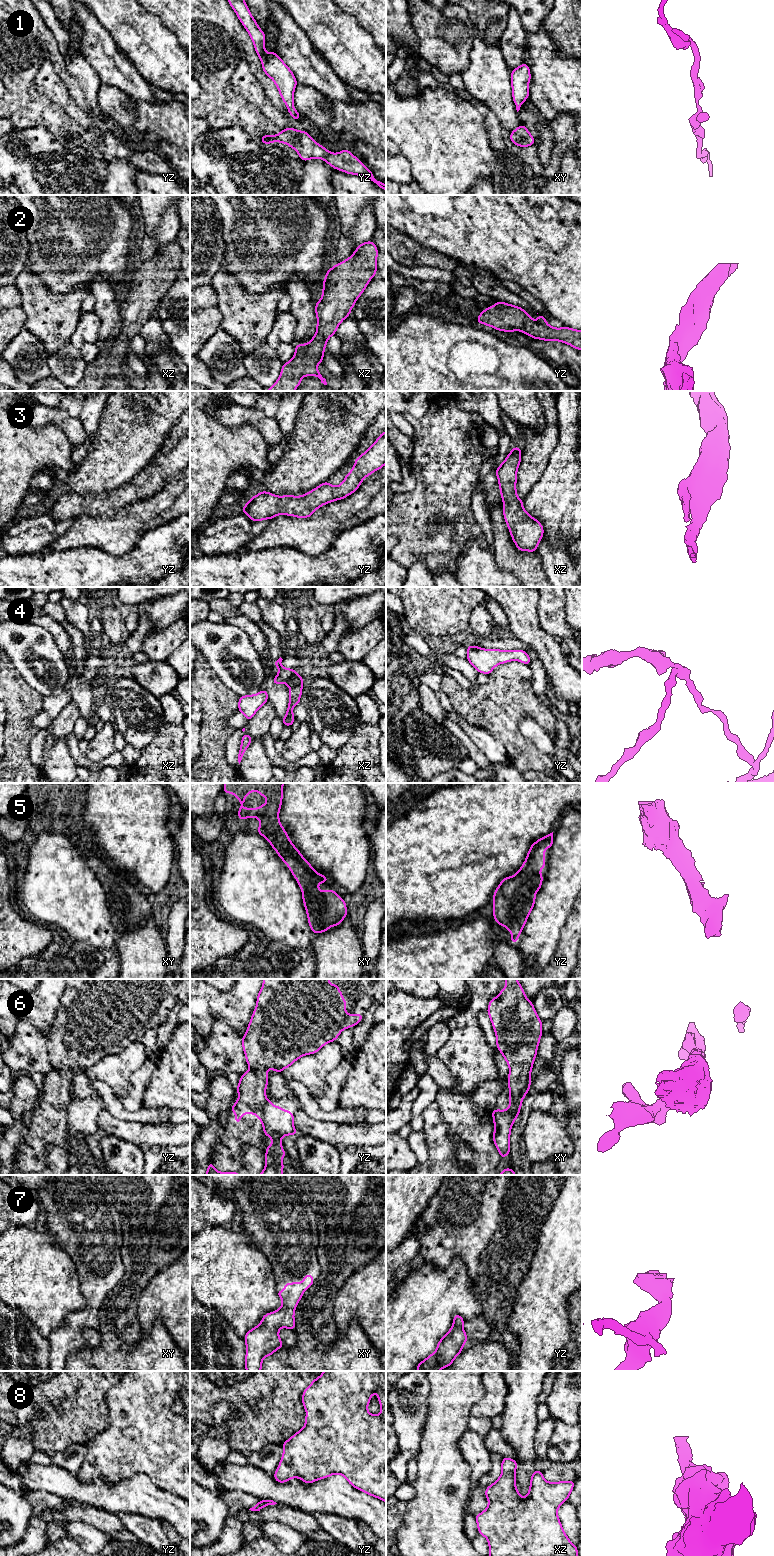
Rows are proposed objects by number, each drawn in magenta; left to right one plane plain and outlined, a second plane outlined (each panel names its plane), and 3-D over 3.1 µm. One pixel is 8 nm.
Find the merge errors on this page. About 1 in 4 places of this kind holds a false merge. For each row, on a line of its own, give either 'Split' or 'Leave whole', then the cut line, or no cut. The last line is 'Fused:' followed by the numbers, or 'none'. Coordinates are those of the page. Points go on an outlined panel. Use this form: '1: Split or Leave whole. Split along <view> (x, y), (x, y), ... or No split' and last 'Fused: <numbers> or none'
1: Leave whole. No split
2: Leave whole. No split
3: Leave whole. No split
4: Split. Split along xz (293, 669), (284, 683)
5: Leave whole. No split
6: Split. Split along yz (267, 1100), (264, 1105), (262, 1123)
7: Leave whole. No split
8: Leave whole. No split
Fused: 4, 6

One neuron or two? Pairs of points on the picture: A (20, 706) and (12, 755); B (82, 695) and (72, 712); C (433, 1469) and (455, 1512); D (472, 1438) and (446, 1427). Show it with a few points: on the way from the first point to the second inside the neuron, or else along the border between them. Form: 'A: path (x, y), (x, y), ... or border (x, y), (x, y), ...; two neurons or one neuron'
A: path (18, 718), (17, 743); one neuron
B: border (72, 700), (80, 712); two neurons
C: path (442, 1480), (442, 1499), (444, 1501); one neuron
D: border (468, 1428), (458, 1442), (458, 1448), (463, 1458); two neurons

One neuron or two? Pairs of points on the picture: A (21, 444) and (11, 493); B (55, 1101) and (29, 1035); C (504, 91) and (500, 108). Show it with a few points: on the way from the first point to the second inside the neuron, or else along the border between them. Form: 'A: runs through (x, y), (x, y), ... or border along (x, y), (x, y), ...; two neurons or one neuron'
A: runs through (11, 456), (11, 481); one neuron
B: border along (48, 1052), (53, 1068), (45, 1076); two neurons
C: runs through (500, 95), (500, 104); one neuron

